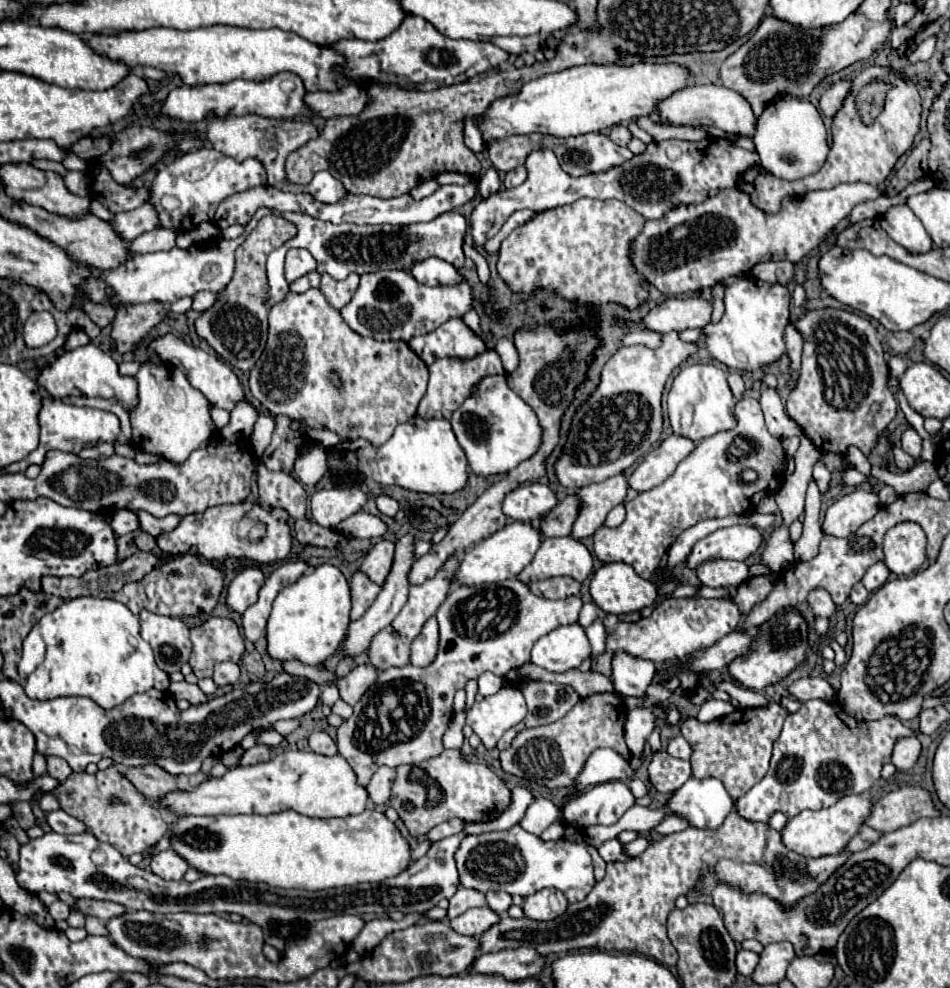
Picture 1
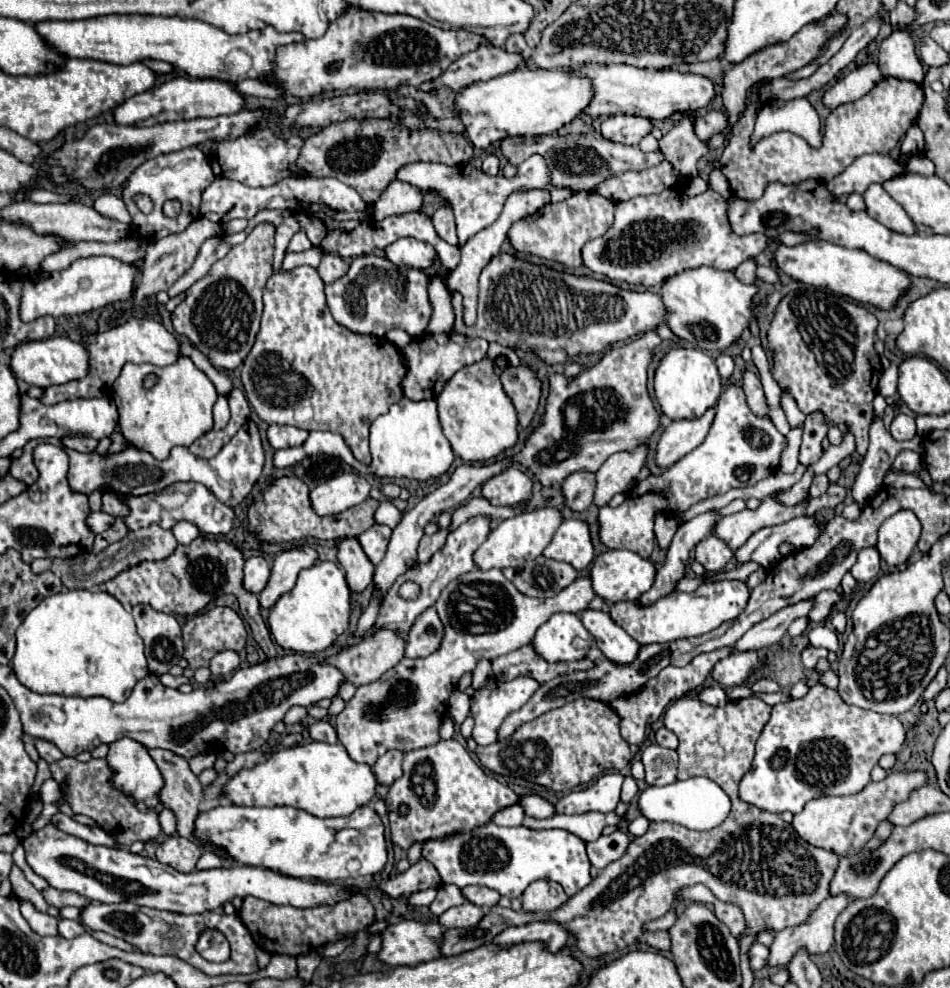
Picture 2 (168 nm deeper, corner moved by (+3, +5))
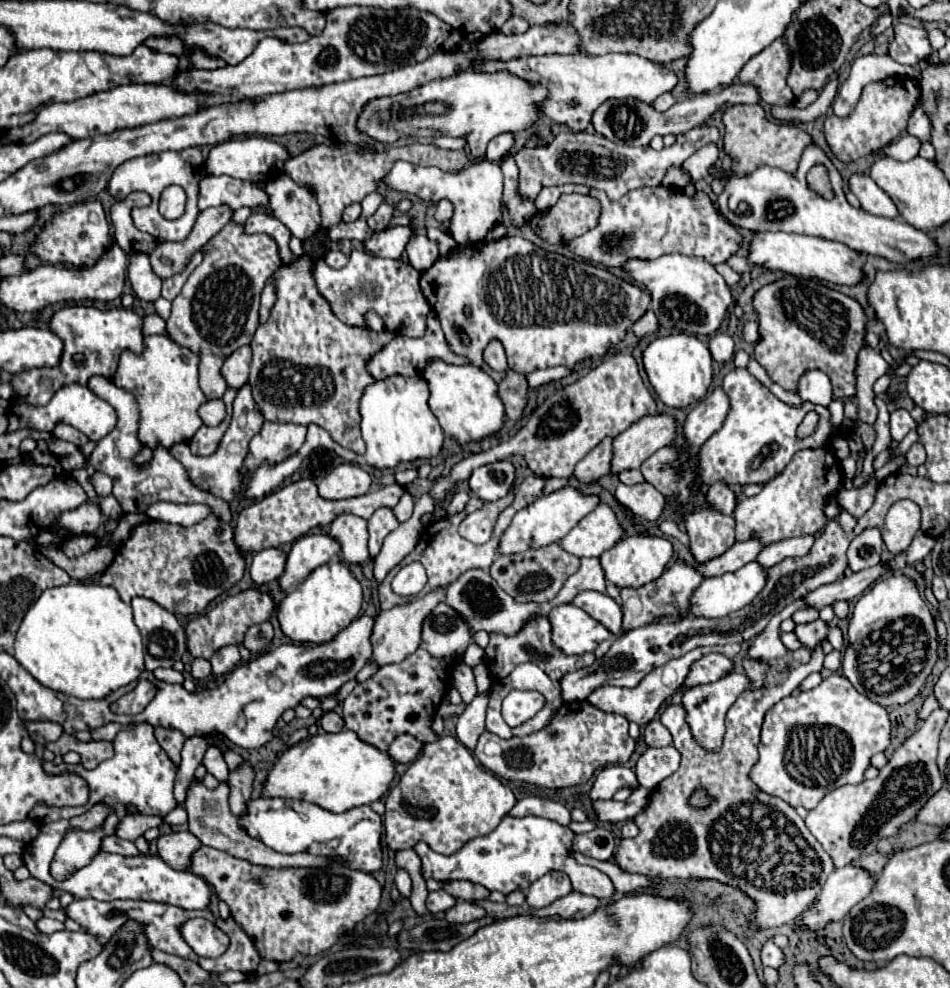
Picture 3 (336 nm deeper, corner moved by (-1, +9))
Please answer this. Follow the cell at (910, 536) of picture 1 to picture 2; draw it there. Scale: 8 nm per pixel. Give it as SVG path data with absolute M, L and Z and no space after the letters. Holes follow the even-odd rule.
M899 510L879 528L877 550L889 566L901 566L911 556L921 536L921 522L911 510Z

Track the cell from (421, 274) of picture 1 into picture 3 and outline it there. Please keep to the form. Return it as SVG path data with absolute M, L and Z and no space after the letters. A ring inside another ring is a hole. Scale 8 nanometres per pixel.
M387 228L371 234L365 240L365 248L375 256L401 260L405 254L405 244L409 242L409 236L413 236L411 228Z

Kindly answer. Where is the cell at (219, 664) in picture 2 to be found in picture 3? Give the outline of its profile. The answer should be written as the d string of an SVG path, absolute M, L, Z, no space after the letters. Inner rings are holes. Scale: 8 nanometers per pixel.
M237 646L219 648L219 650L213 654L213 658L211 658L213 674L217 674L217 676L227 674L227 672L231 672L239 662L241 662L241 656L239 656L239 648L237 648Z

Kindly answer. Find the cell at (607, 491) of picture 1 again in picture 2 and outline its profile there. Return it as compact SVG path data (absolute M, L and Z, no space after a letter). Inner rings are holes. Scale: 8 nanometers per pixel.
M639 444L635 450L615 452L605 464L597 470L597 488L595 488L595 504L605 506L615 494L631 490L637 482L639 470L647 460L647 444Z

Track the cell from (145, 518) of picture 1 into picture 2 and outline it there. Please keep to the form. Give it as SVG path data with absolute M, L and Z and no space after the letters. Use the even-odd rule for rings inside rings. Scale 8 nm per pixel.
M109 491L103 492L101 502L103 502L103 506L101 506L102 511L107 514L114 517L127 516L127 514L129 514L128 506L121 504L119 498Z

